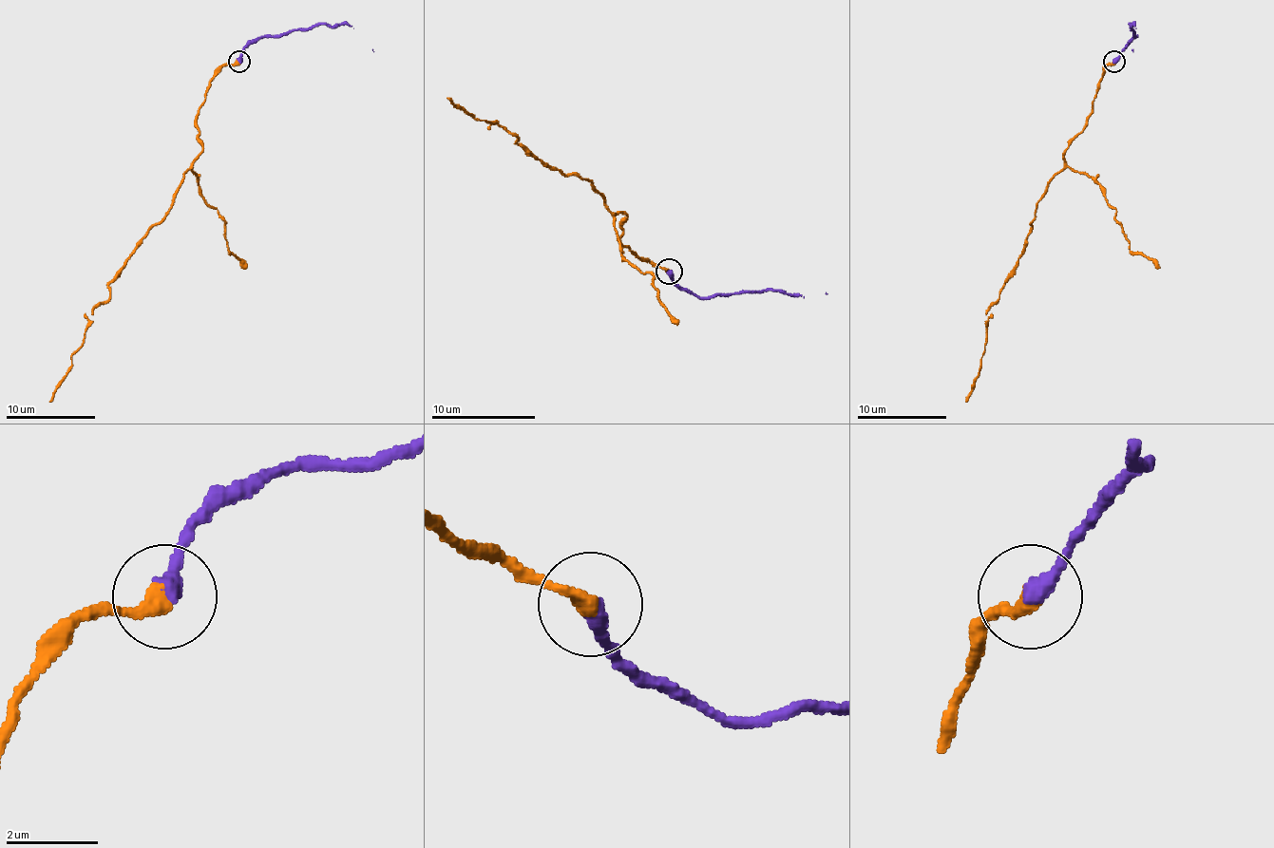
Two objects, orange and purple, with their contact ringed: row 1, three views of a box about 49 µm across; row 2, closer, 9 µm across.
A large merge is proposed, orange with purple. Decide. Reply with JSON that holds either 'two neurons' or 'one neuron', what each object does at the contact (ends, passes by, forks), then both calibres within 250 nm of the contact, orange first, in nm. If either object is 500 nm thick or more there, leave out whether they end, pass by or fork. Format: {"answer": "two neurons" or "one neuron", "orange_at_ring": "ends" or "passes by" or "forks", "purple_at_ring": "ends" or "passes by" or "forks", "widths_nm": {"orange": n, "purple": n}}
{"answer": "two neurons", "orange_at_ring": "ends", "purple_at_ring": "ends", "widths_nm": {"orange": 340, "purple": 380}}

